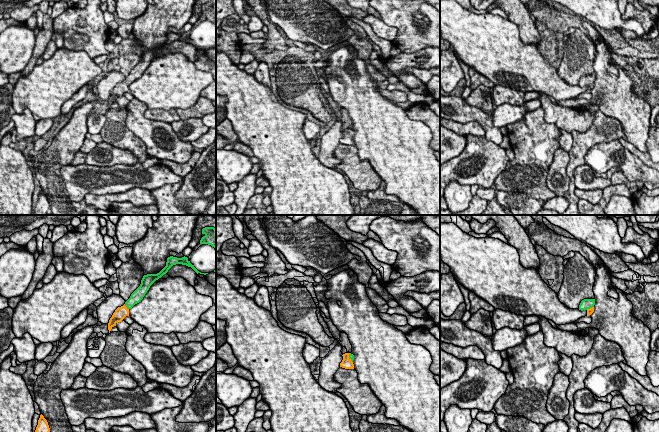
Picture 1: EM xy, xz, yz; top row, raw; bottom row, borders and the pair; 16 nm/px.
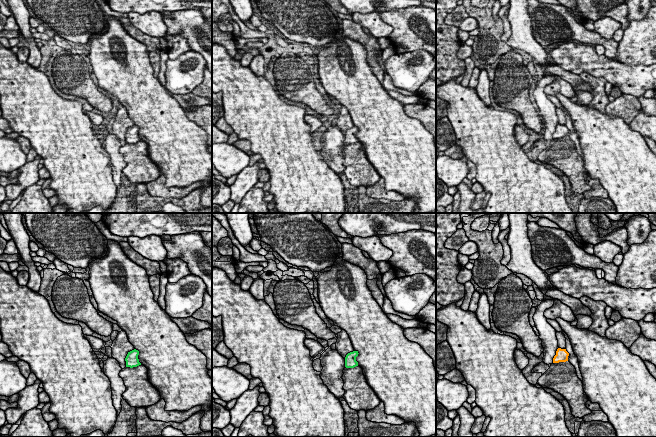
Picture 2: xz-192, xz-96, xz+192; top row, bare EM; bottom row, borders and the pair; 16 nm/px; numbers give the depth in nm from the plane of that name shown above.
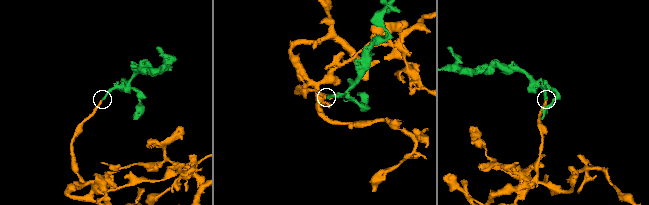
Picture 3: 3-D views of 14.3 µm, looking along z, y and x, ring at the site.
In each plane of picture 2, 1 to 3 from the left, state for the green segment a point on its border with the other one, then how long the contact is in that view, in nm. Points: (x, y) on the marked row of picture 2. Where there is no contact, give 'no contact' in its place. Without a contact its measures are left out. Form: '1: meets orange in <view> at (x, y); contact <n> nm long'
1: no contact
2: no contact
3: no contact

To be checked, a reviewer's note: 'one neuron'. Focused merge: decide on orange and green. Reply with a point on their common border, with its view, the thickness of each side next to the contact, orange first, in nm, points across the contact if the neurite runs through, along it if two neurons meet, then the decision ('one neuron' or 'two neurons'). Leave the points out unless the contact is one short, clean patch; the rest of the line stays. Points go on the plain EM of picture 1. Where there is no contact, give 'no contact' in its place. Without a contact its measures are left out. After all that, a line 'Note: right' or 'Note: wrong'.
contact xy (126, 83); calibres 200 and 180 nm; way xy (120, 89), (126, 83), (136, 72); one neuron
Note: right

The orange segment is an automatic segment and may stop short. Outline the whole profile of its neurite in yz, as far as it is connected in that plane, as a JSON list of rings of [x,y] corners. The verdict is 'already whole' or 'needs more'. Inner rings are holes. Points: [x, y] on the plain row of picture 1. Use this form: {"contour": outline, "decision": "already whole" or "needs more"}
{"contour": [[[584,75],[581,77],[579,81],[579,86],[587,87],[587,92],[591,91],[594,88],[594,81],[595,81],[595,75]]], "decision": "needs more"}

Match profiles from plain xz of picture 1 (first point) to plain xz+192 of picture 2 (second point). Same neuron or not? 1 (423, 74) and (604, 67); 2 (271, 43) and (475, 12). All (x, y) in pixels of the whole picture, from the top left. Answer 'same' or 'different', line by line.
1: same
2: same

